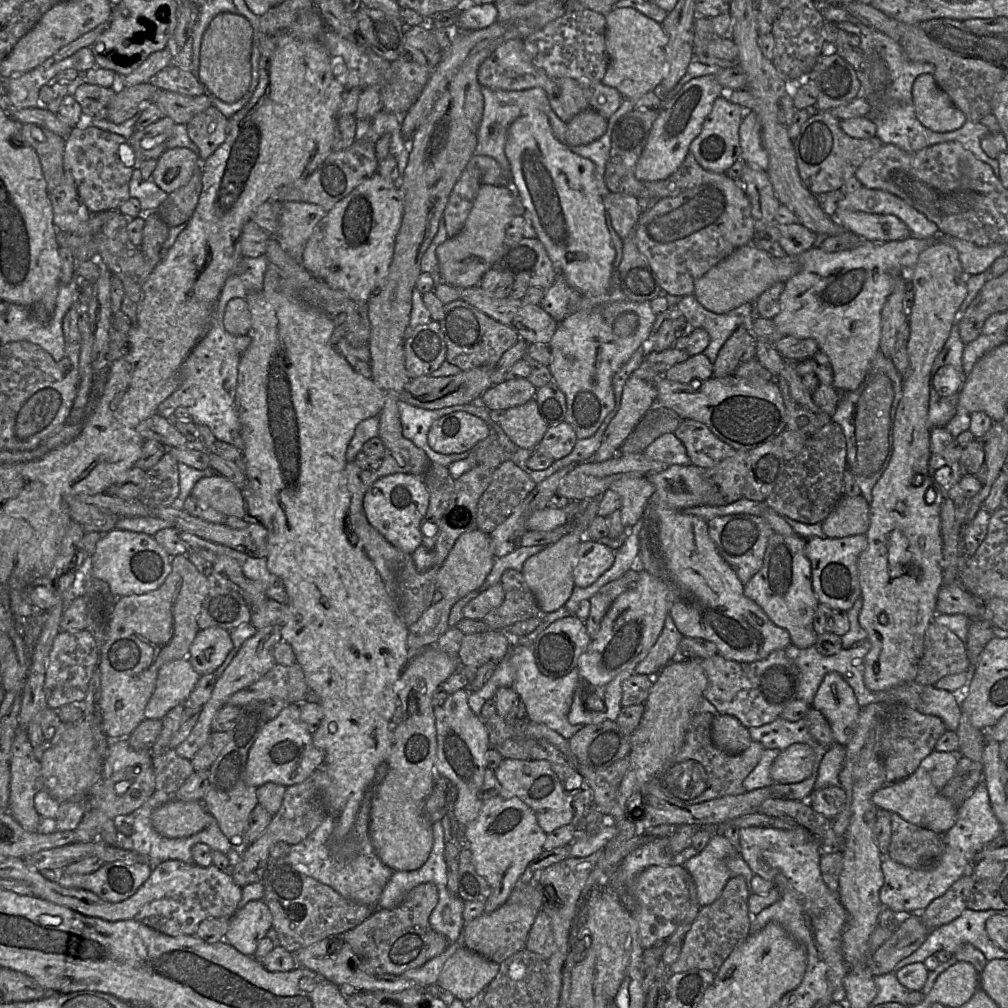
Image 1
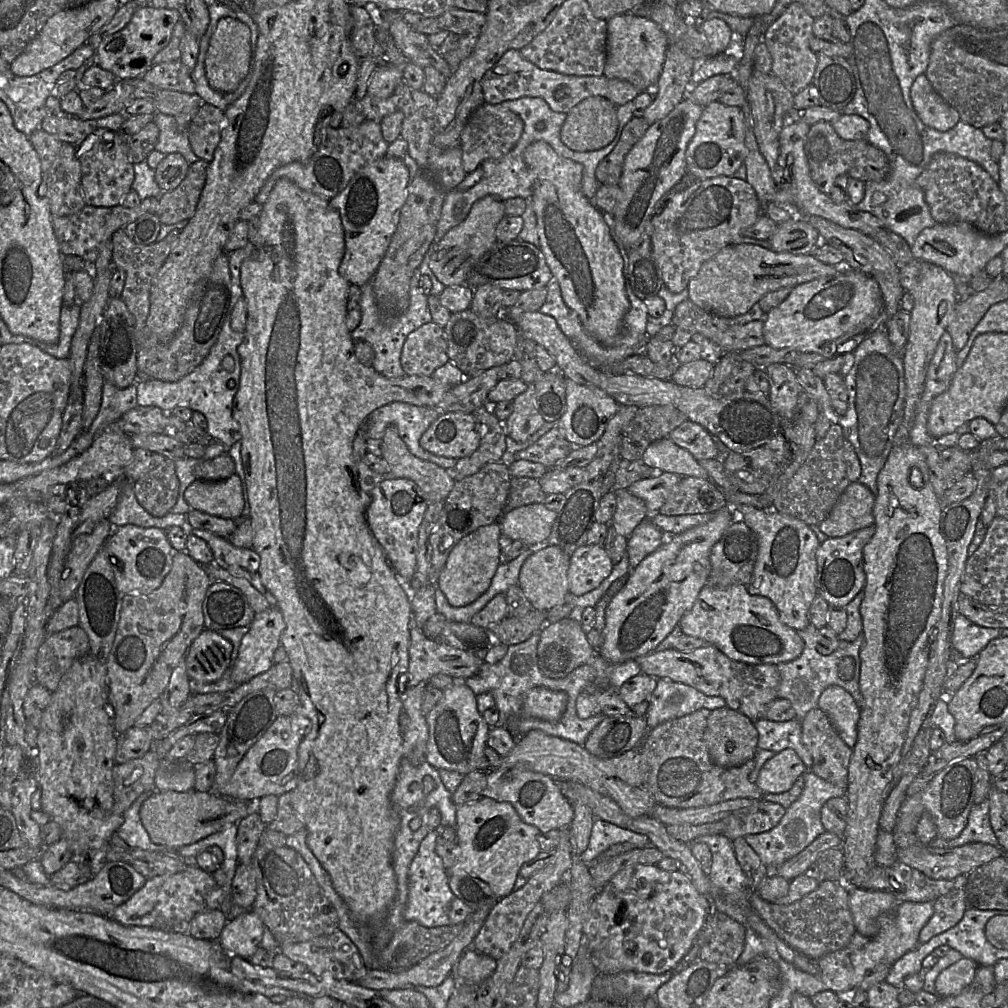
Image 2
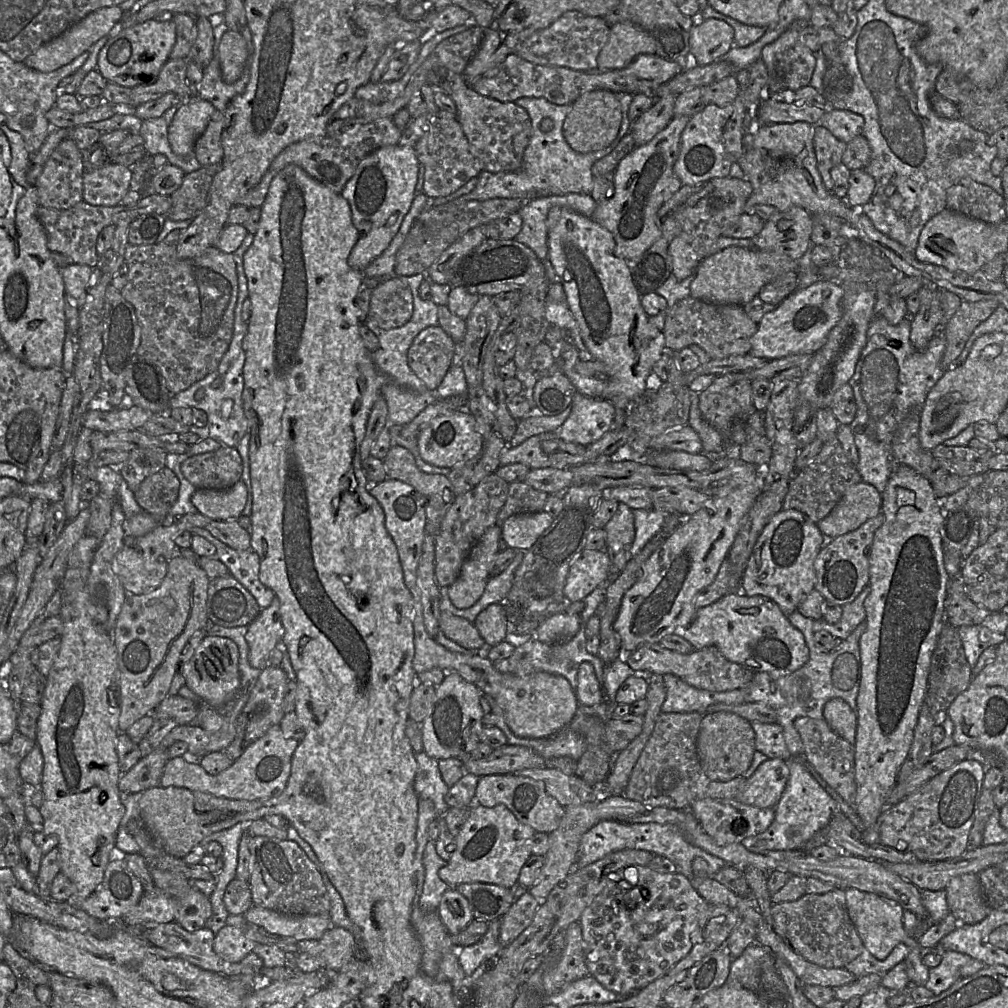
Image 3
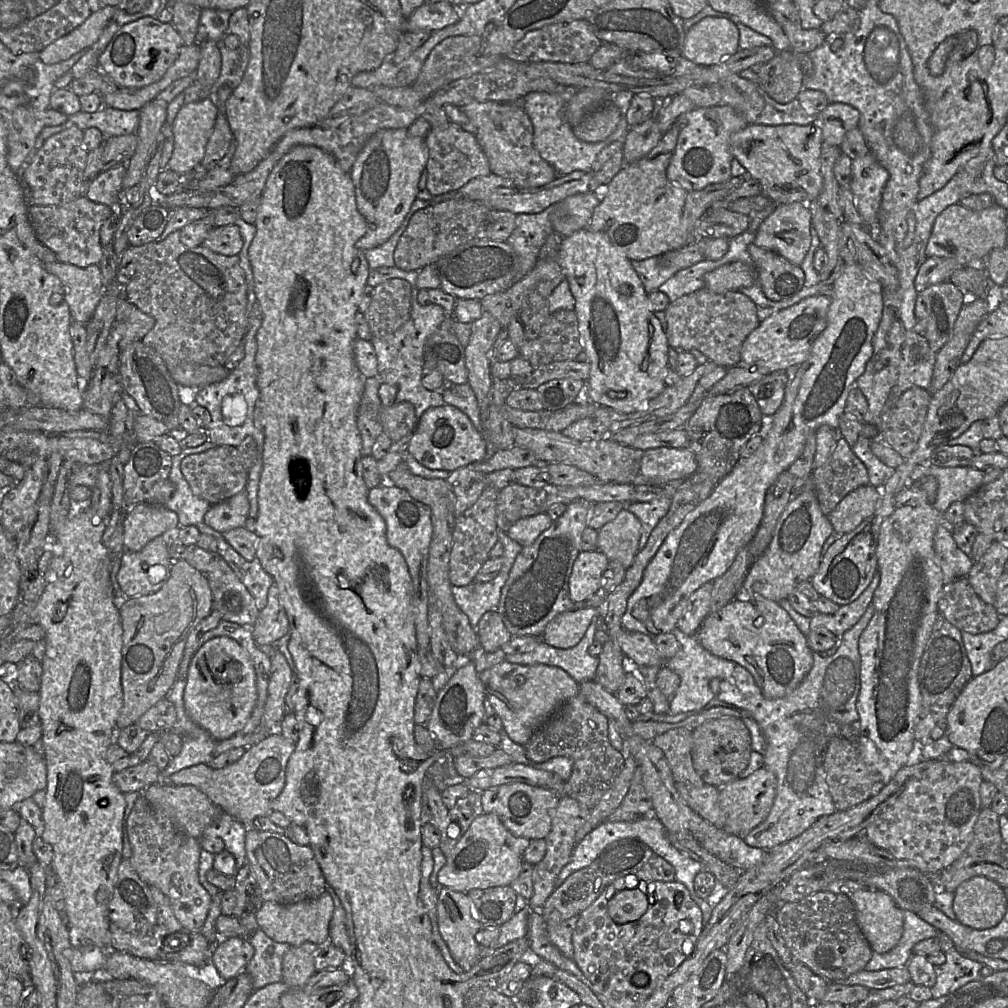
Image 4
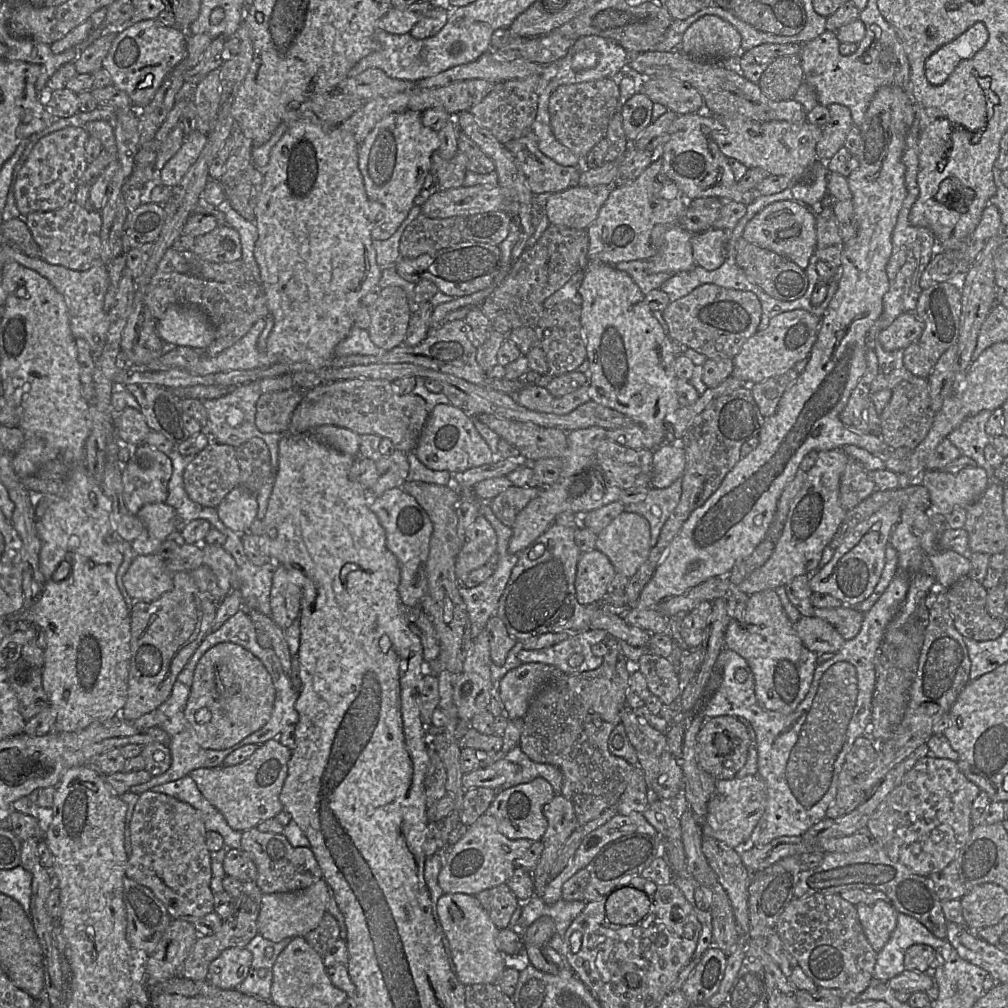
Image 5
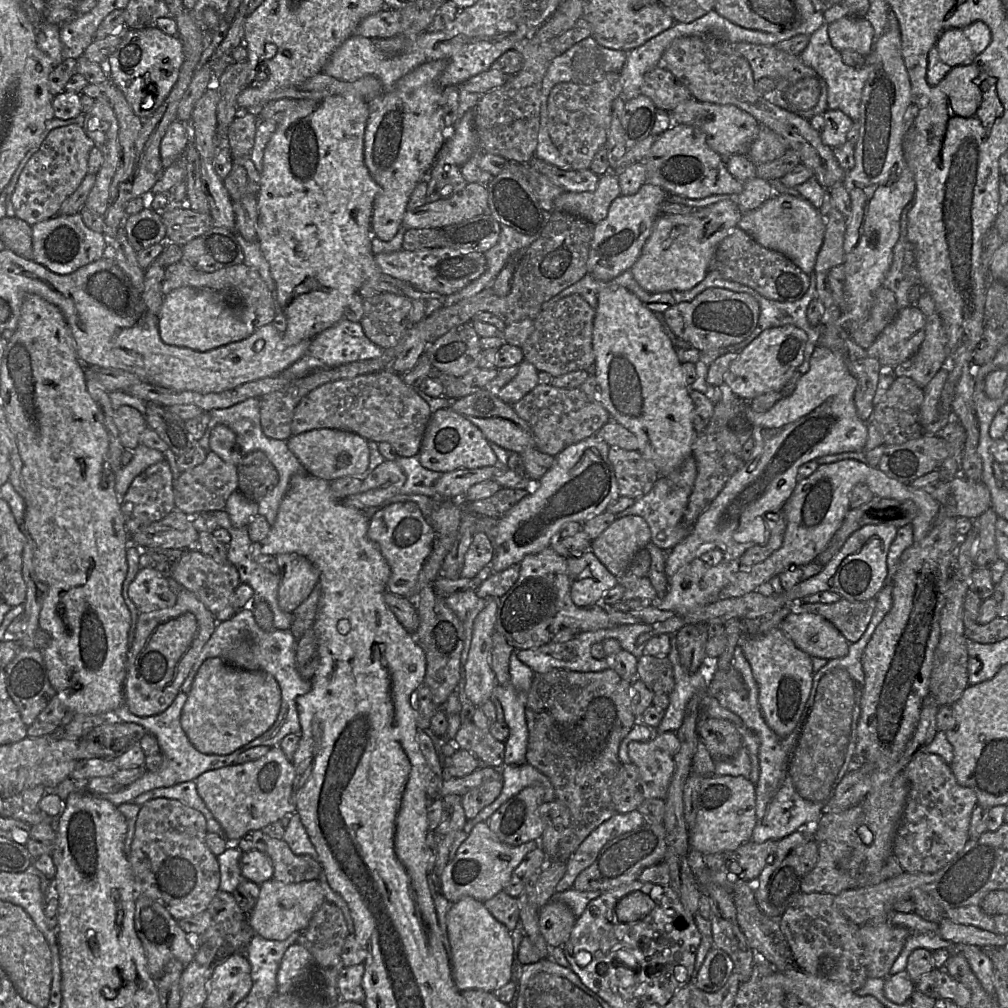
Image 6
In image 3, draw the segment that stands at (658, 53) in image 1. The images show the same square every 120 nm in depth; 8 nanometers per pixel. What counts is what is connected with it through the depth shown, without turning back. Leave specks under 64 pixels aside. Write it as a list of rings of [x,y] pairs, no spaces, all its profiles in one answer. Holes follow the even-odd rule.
[[[618,22],[610,27],[608,41],[597,57],[597,69],[621,70],[636,56],[655,53],[656,43],[647,32],[630,22]]]

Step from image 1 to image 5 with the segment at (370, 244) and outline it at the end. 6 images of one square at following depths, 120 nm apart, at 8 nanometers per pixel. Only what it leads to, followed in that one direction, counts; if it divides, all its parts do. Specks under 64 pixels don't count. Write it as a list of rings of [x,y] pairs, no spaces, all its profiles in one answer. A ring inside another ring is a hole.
[[[405,110],[379,121],[360,144],[358,165],[370,200],[384,207],[383,217],[372,229],[373,240],[387,240],[400,227],[414,206],[426,175],[432,167],[432,156],[440,146],[438,132],[422,123],[422,112]]]

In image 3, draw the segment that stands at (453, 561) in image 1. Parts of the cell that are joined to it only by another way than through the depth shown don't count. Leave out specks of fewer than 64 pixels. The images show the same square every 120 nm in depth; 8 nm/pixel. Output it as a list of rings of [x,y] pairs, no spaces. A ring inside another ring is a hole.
[[[497,524],[489,527],[480,540],[471,550],[469,556],[464,561],[457,579],[447,588],[448,596],[452,604],[458,609],[472,607],[482,596],[488,580],[492,565],[499,553],[498,544],[502,538],[502,528]]]

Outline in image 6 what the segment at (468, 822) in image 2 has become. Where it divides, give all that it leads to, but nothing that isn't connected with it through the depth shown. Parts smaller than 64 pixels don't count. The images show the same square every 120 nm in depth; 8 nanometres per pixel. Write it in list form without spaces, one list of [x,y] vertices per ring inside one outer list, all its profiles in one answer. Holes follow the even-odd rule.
[[[487,822],[476,824],[467,839],[460,845],[440,876],[440,888],[452,904],[464,897],[472,897],[482,903],[502,891],[528,852],[539,846],[539,840],[531,840],[519,846],[501,842],[490,830]]]

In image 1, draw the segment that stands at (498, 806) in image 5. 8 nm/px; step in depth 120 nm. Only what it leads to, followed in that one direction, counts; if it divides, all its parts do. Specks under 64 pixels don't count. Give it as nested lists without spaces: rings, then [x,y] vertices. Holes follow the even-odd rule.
[[[504,758],[494,772],[500,783],[499,796],[504,799],[521,799],[535,813],[544,832],[549,834],[559,827],[571,824],[574,816],[573,796],[565,790],[548,761]]]

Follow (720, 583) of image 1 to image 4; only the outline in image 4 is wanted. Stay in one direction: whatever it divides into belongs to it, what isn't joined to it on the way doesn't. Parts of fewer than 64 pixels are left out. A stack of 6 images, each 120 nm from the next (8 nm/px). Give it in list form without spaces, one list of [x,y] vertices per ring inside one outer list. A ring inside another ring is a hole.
[[[765,597],[733,599],[716,613],[710,613],[696,633],[704,649],[715,656],[736,662],[754,677],[762,694],[777,699],[791,693],[813,665],[806,636],[778,602]]]

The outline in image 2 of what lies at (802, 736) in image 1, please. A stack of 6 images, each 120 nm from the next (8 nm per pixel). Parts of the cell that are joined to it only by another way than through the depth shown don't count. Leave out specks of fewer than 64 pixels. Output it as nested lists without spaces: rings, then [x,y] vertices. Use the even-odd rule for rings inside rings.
[[[761,718],[754,722],[758,732],[757,748],[775,754],[784,749],[793,749],[806,771],[812,771],[812,756],[802,741],[801,724],[797,719],[776,722]]]

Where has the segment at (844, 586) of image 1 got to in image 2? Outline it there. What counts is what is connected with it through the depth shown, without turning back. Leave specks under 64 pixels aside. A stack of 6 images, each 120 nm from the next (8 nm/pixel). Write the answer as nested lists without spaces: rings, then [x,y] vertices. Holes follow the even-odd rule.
[[[875,526],[856,530],[843,537],[829,538],[820,543],[816,551],[817,593],[829,606],[845,608],[854,597],[863,591],[866,575],[863,569],[863,548],[875,533]]]

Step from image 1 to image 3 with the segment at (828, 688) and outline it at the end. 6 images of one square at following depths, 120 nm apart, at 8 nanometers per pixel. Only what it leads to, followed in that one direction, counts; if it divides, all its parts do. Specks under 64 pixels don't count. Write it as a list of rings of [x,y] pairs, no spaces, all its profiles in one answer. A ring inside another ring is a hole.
[[[841,698],[829,700],[823,709],[824,719],[839,736],[855,745],[857,714]]]

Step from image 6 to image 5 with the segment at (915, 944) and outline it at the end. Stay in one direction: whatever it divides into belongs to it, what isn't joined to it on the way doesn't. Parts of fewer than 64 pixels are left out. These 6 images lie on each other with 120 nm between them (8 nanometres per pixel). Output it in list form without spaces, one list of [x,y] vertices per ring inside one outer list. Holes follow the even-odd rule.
[[[898,912],[896,927],[888,942],[877,954],[873,978],[888,982],[901,974],[905,970],[905,952],[914,944],[926,944],[935,951],[943,951],[947,942],[946,939],[940,939],[933,935],[917,919]]]

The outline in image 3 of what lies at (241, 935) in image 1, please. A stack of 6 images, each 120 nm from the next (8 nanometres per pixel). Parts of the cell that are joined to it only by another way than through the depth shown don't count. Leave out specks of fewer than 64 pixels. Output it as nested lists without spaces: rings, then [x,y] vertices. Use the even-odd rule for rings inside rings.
[[[226,925],[215,935],[213,948],[221,959],[231,963],[240,963],[253,952],[256,944],[239,927]]]

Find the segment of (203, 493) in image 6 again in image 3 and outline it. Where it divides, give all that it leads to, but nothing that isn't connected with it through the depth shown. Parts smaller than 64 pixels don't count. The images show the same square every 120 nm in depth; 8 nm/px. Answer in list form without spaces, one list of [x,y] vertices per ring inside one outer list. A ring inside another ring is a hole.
[[[221,446],[216,451],[198,454],[186,459],[181,465],[181,472],[197,489],[225,490],[241,479],[242,458],[235,447]]]

